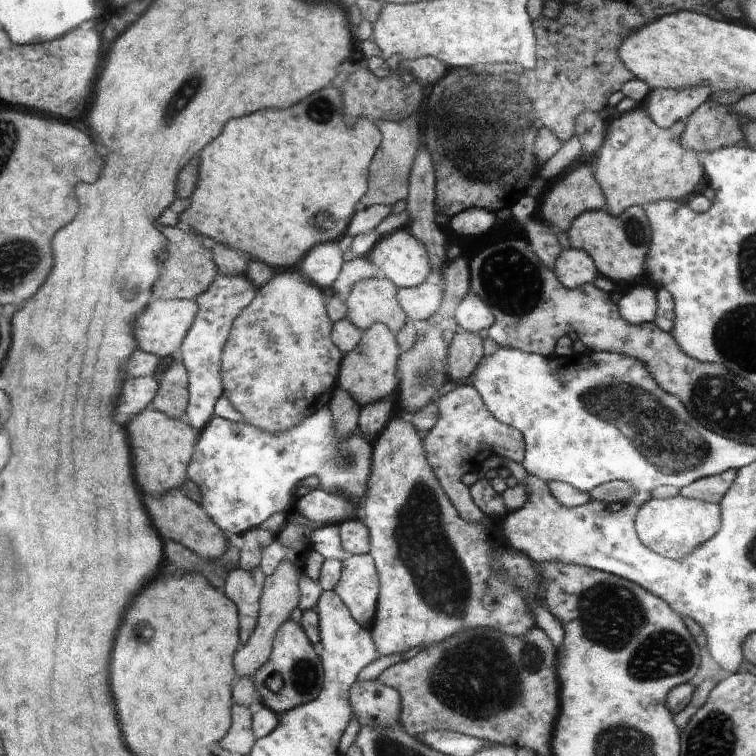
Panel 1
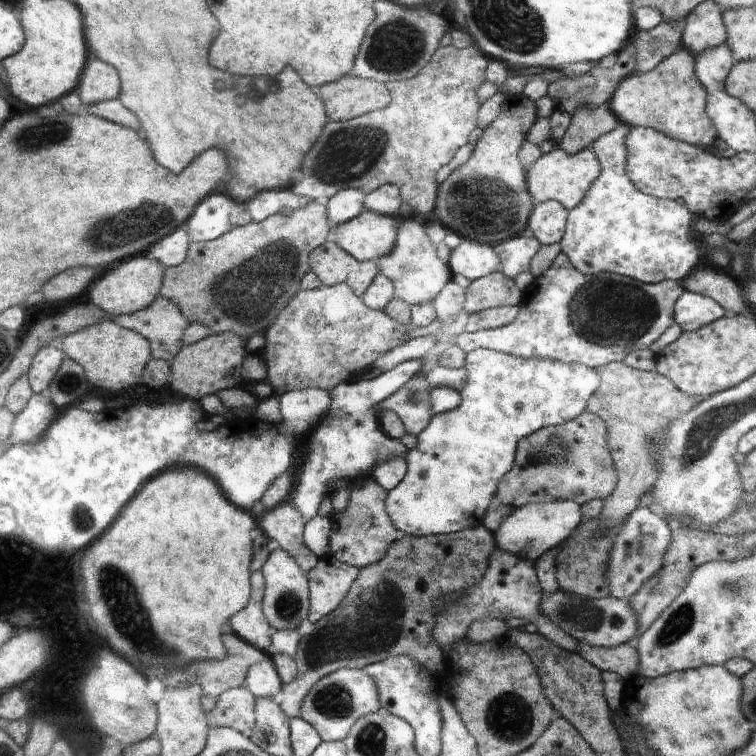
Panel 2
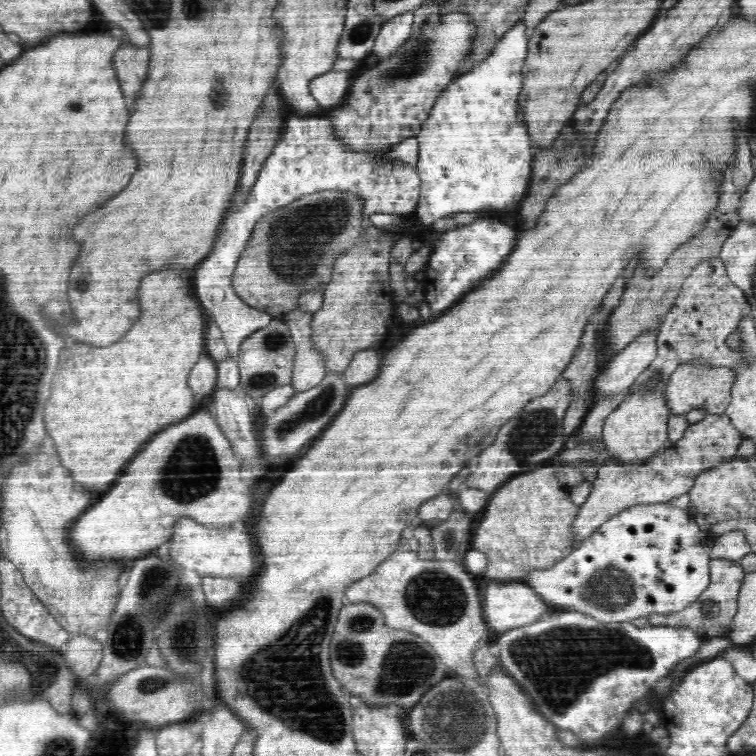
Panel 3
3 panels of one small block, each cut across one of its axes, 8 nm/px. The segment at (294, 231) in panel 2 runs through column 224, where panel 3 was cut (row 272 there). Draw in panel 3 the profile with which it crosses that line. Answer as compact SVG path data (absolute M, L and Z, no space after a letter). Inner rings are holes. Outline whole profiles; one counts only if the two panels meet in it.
M322 190L306 194L284 207L270 211L268 215L255 222L246 250L238 260L232 278L234 293L238 294L246 305L270 313L274 319L278 319L296 308L302 294L309 291L325 291L335 261L348 252L348 248L352 248L365 230L362 213L364 200L361 200L361 196L339 190Z

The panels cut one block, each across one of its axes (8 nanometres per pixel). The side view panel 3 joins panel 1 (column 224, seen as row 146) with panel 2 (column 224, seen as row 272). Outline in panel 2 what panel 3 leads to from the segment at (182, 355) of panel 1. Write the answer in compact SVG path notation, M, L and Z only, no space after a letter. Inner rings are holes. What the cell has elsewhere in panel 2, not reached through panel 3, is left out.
M212 194L199 202L185 228L190 243L210 242L251 221L251 213L245 204L230 198L229 194Z

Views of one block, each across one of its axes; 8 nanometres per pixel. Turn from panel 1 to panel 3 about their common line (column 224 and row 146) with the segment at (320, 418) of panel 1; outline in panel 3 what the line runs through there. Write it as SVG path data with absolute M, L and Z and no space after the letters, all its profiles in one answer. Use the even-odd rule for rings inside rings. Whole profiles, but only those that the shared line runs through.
M520 21L520 24L510 28L505 32L505 35L497 42L490 55L487 56L481 63L475 64L469 71L461 72L460 75L454 79L454 82L446 88L446 92L440 96L440 100L434 104L430 118L422 124L420 132L418 132L418 166L422 184L421 196L414 211L418 222L424 227L432 228L438 218L442 218L448 214L457 212L476 212L476 210L484 210L484 208L508 208L514 202L521 202L525 198L526 191L529 190L529 182L531 179L531 166L534 159L534 152L532 152L532 145L530 145L530 137L528 137L526 125L522 125L522 120L518 117L518 95L522 90L522 66L528 54L530 30L526 28L526 24Z

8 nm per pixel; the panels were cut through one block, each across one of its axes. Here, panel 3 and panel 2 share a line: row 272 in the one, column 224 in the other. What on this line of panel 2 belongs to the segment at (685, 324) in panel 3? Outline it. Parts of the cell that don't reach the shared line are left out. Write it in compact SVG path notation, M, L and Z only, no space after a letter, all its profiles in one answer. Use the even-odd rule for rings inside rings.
M244 684L227 689L216 702L216 708L208 714L209 721L215 727L229 727L250 736L256 720L255 704L255 697Z

